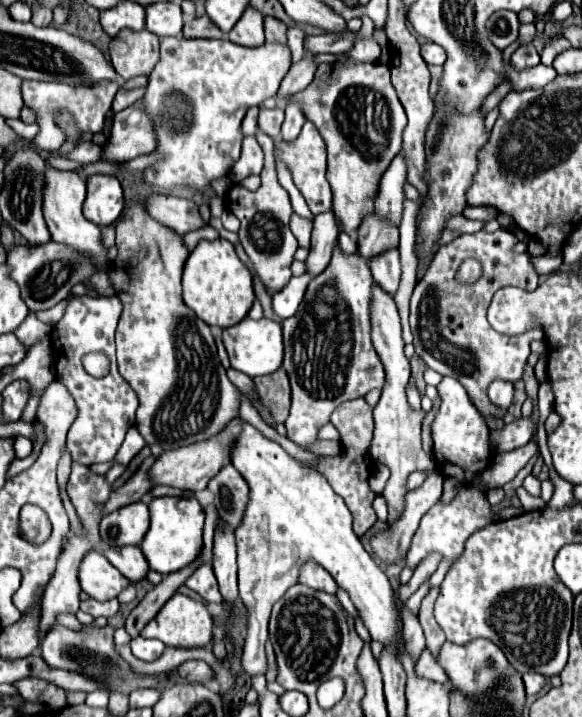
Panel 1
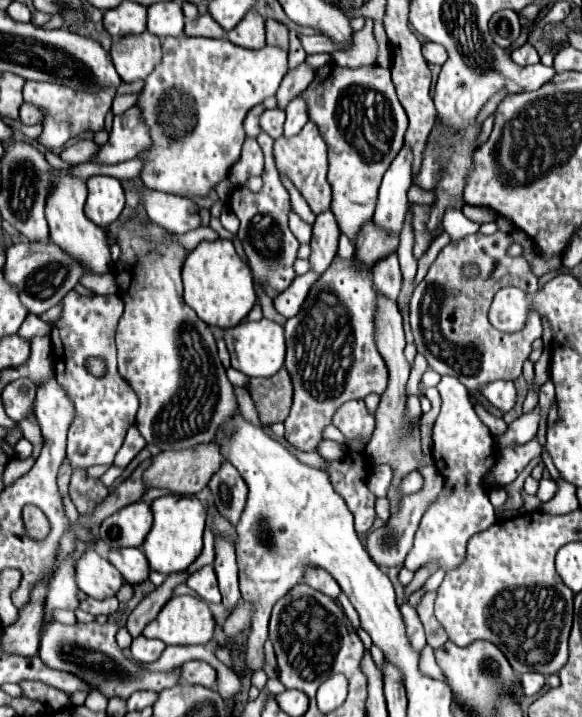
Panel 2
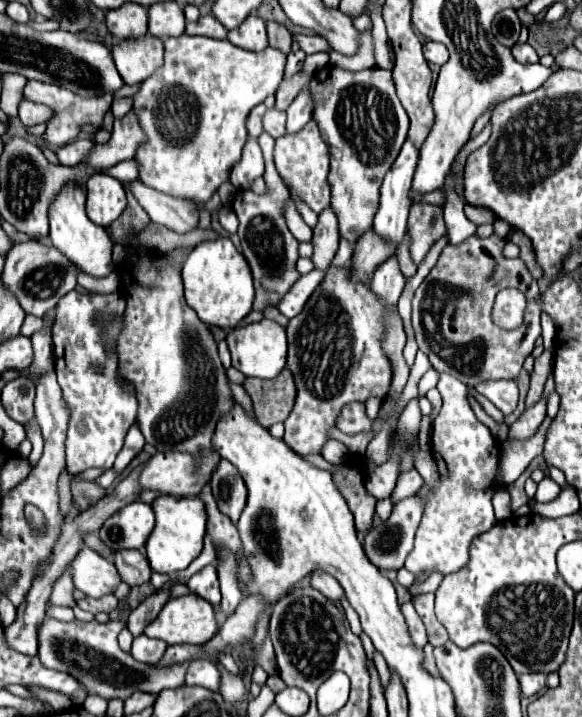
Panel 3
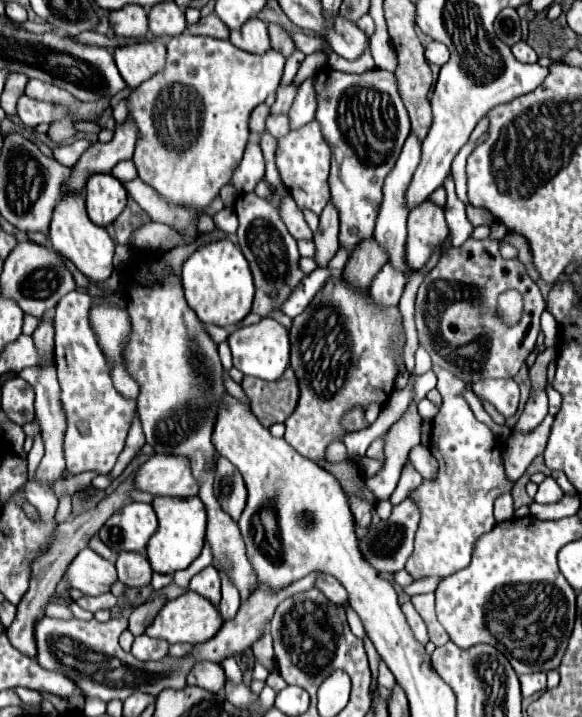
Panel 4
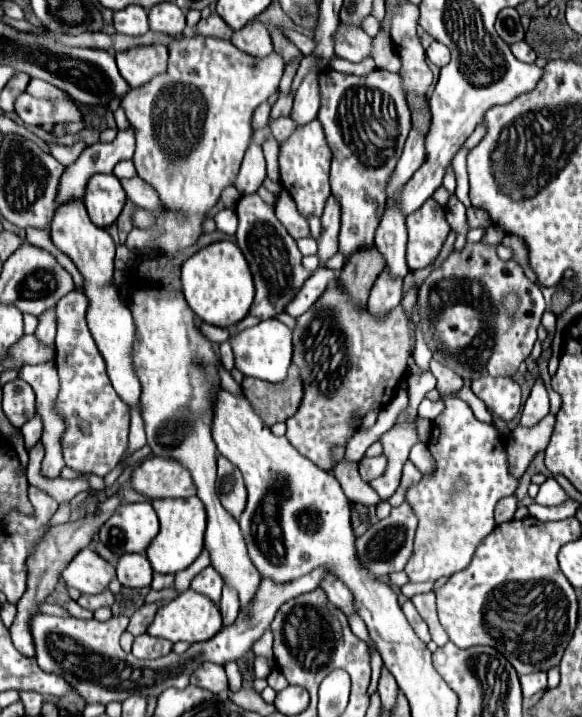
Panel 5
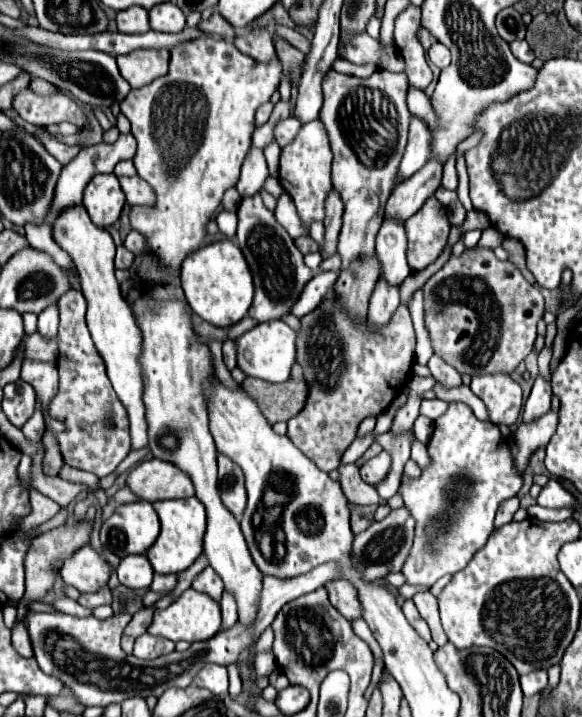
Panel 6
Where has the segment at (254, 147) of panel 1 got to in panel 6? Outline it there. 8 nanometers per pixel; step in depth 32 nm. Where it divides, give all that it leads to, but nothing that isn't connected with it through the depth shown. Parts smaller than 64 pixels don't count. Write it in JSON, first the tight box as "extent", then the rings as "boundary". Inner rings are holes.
{"extent":[236,148,268,198],"boundary":[[[250,148],[244,166],[242,166],[242,174],[240,180],[236,184],[236,190],[240,192],[242,198],[250,198],[256,192],[262,190],[266,178],[268,178],[268,166],[266,166],[266,158],[258,148]]]}

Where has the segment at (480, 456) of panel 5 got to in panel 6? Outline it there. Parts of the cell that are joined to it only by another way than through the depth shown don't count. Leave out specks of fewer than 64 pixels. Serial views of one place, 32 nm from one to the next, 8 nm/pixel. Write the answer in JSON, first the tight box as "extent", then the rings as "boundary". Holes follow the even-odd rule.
{"extent":[398,402,524,588],"boundary":[[[450,402],[450,408],[446,410],[446,414],[440,416],[440,418],[434,422],[434,434],[432,434],[432,438],[430,438],[430,442],[428,442],[428,456],[430,456],[430,464],[422,470],[422,476],[420,476],[420,478],[406,478],[406,476],[404,476],[404,478],[402,478],[402,486],[400,486],[398,492],[400,492],[402,500],[404,500],[404,506],[408,508],[408,512],[412,514],[412,518],[416,520],[414,544],[412,544],[410,556],[408,556],[406,562],[404,562],[402,574],[406,576],[406,584],[412,584],[412,586],[428,586],[428,588],[430,588],[438,578],[442,578],[442,576],[446,576],[446,574],[456,574],[456,572],[460,572],[462,568],[466,568],[466,564],[472,560],[472,556],[486,544],[488,536],[490,536],[492,530],[494,530],[494,516],[496,516],[500,504],[502,504],[504,500],[508,500],[508,498],[514,498],[514,496],[520,492],[520,488],[522,488],[522,484],[524,484],[524,472],[518,470],[518,466],[516,466],[516,462],[514,462],[514,456],[512,456],[512,450],[510,450],[508,442],[502,438],[498,426],[492,424],[492,422],[482,422],[482,420],[478,420],[478,418],[472,414],[472,410],[470,410],[468,406],[464,406],[464,404],[460,404],[460,402]]]}

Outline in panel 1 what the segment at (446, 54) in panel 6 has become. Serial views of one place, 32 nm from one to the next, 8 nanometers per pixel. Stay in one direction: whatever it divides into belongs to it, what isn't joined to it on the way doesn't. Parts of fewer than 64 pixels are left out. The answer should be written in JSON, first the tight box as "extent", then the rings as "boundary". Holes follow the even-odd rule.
{"extent":[422,42,446,64],"boundary":[[[432,42],[422,44],[422,58],[426,60],[426,64],[444,64],[446,62],[444,48],[438,44],[432,44]]]}

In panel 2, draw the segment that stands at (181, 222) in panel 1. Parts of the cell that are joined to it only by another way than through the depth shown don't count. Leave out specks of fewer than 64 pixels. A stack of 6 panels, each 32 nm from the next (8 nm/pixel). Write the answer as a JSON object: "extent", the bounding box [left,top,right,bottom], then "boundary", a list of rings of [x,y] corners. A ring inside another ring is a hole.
{"extent":[138,188,200,234],"boundary":[[[138,188],[140,204],[144,206],[148,218],[174,234],[186,234],[200,226],[200,216],[196,224],[196,204],[190,198],[180,198],[150,188]]]}

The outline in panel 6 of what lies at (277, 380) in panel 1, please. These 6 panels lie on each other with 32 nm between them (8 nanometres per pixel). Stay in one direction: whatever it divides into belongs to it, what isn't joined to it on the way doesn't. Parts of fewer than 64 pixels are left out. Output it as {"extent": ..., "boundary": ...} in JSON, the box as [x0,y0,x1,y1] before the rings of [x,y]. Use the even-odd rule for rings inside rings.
{"extent":[242,364,308,424],"boundary":[[[300,364],[292,366],[292,376],[284,384],[268,384],[260,378],[246,378],[242,388],[252,398],[256,398],[262,414],[270,424],[288,422],[308,400],[308,382]]]}

